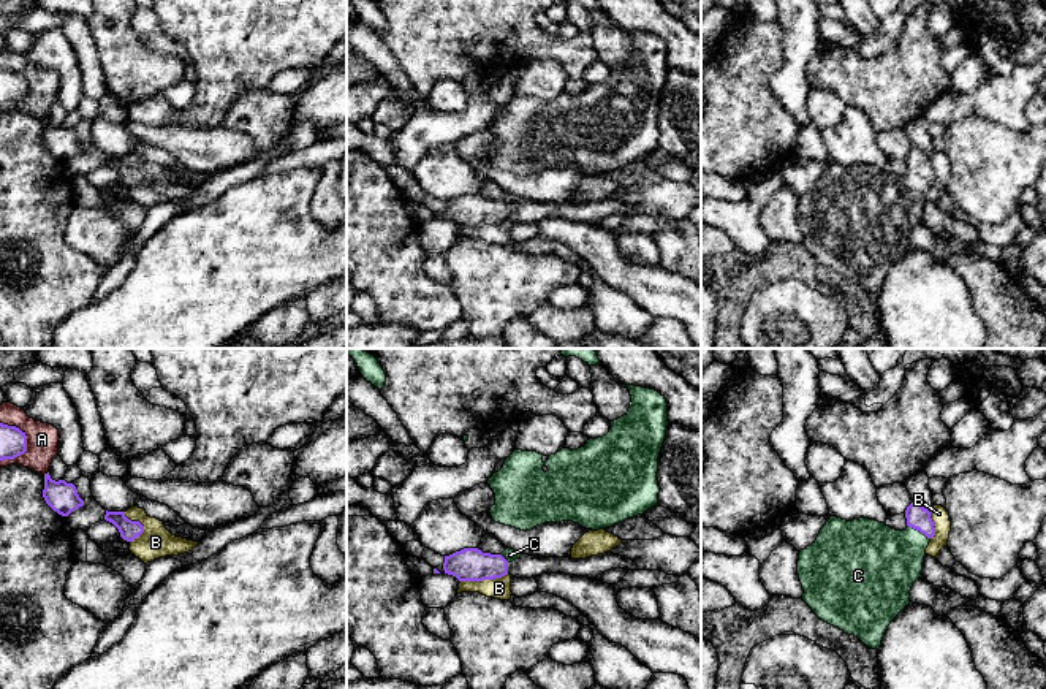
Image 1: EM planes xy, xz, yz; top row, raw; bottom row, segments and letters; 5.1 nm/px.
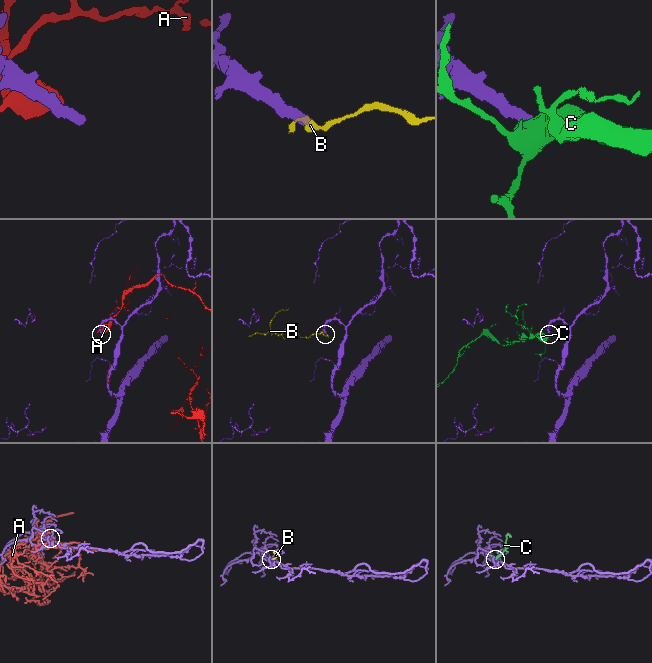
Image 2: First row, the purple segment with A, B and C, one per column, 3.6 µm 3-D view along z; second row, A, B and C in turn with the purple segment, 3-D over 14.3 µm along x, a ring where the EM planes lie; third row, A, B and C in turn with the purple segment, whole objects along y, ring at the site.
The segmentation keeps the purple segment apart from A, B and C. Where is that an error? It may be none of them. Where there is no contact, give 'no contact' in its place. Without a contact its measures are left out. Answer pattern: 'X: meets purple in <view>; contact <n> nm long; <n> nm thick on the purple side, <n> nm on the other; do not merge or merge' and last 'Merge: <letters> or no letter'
A: meets purple in xy; contact 220 nm long; 140 nm thick on the purple side, 160 nm on the other; do not merge
B: meets purple in xz; contact 240 nm long; 180 nm thick on the purple side, 110 nm on the other; do not merge
C: meets purple in yz; contact 140 nm long; 120 nm thick on the purple side, 360 nm on the other; merge
Merge: C

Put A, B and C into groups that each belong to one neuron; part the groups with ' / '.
A / B / C

